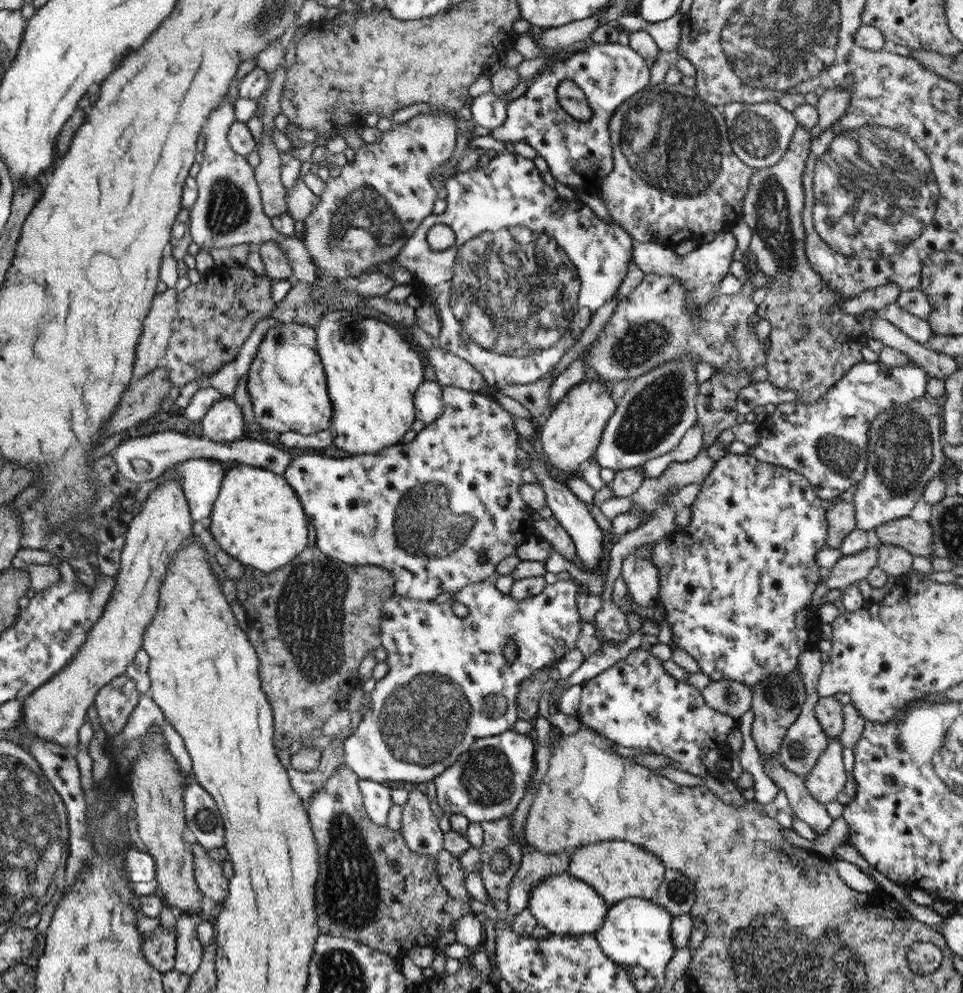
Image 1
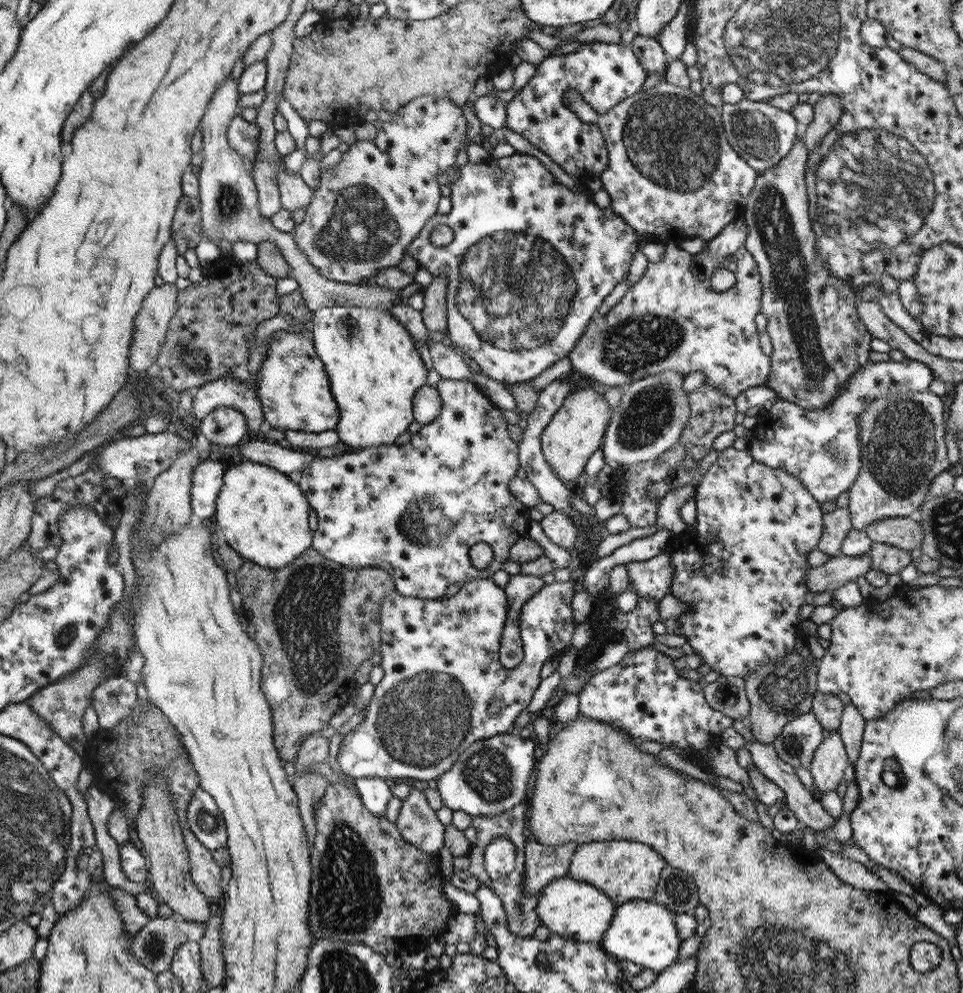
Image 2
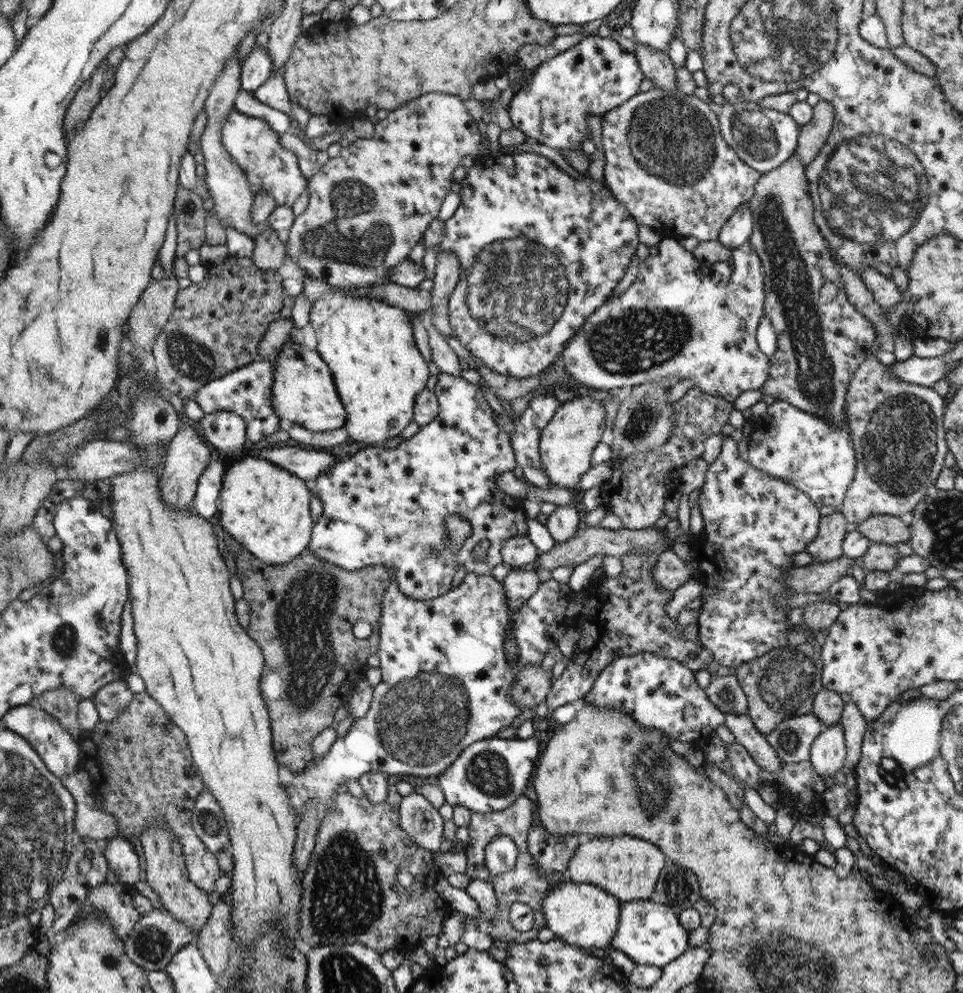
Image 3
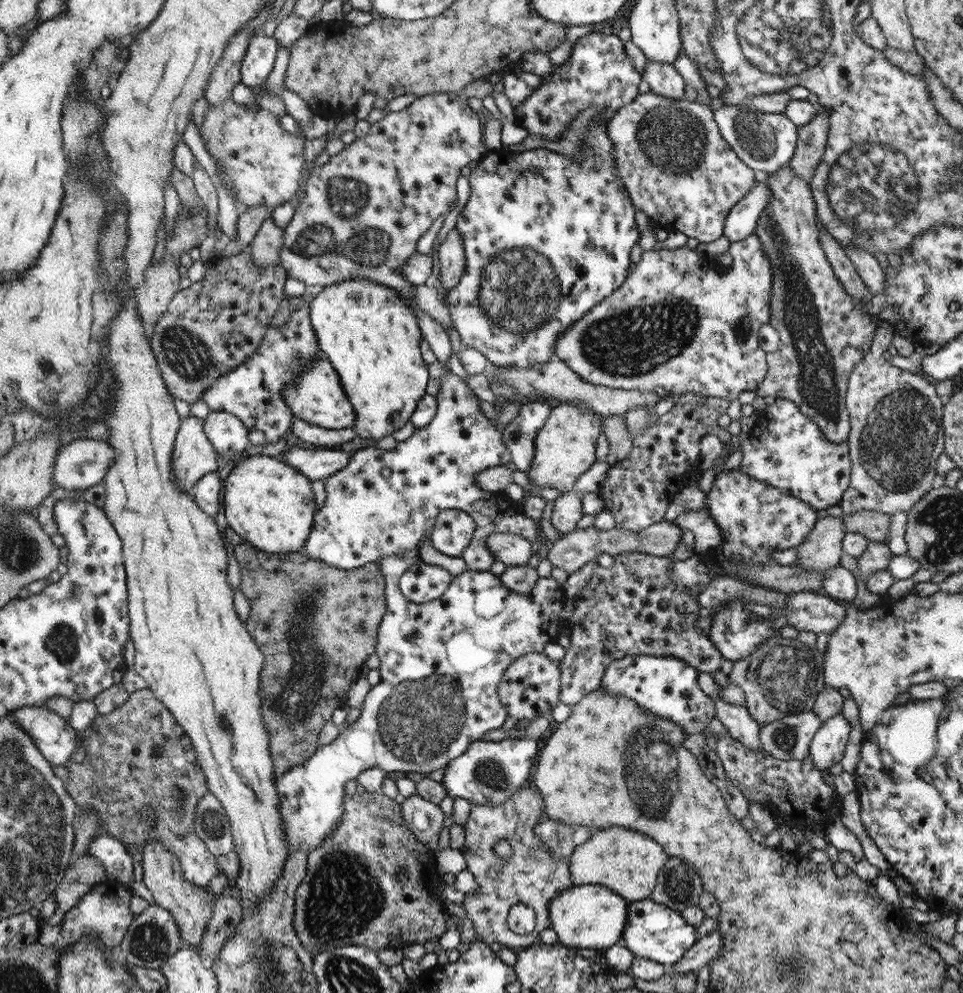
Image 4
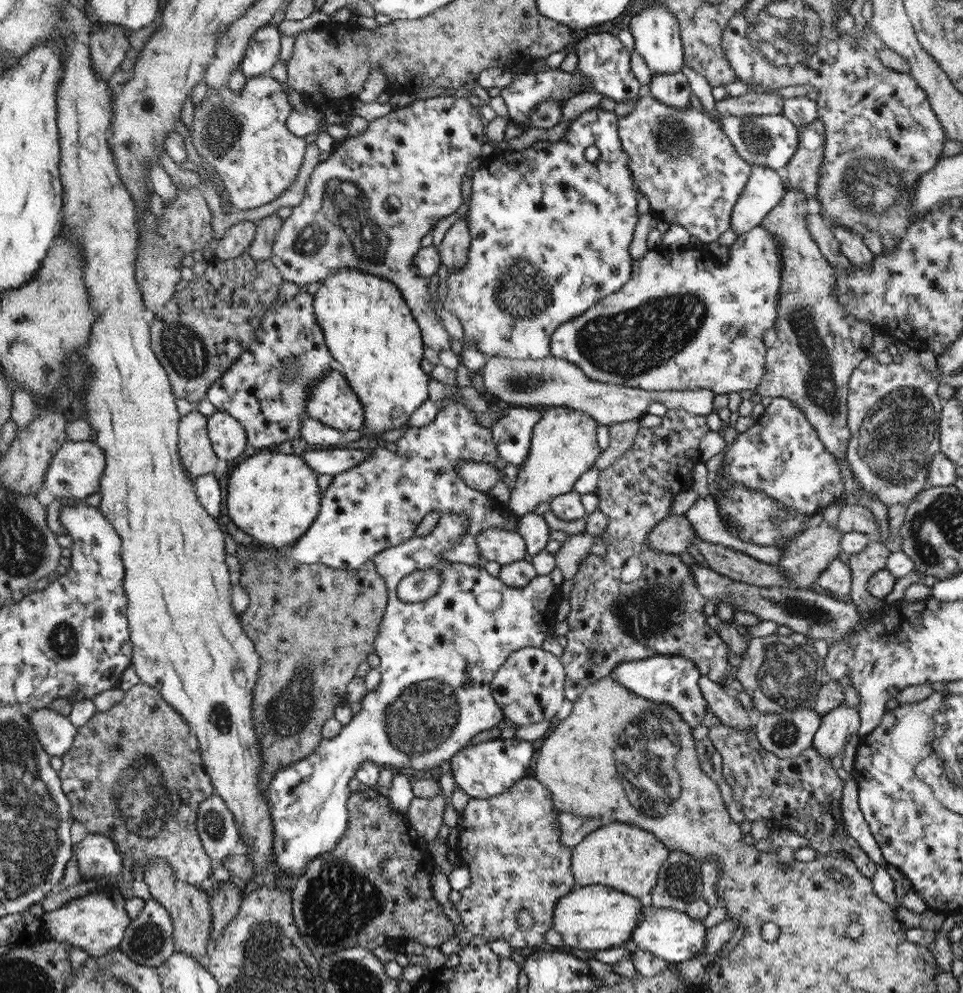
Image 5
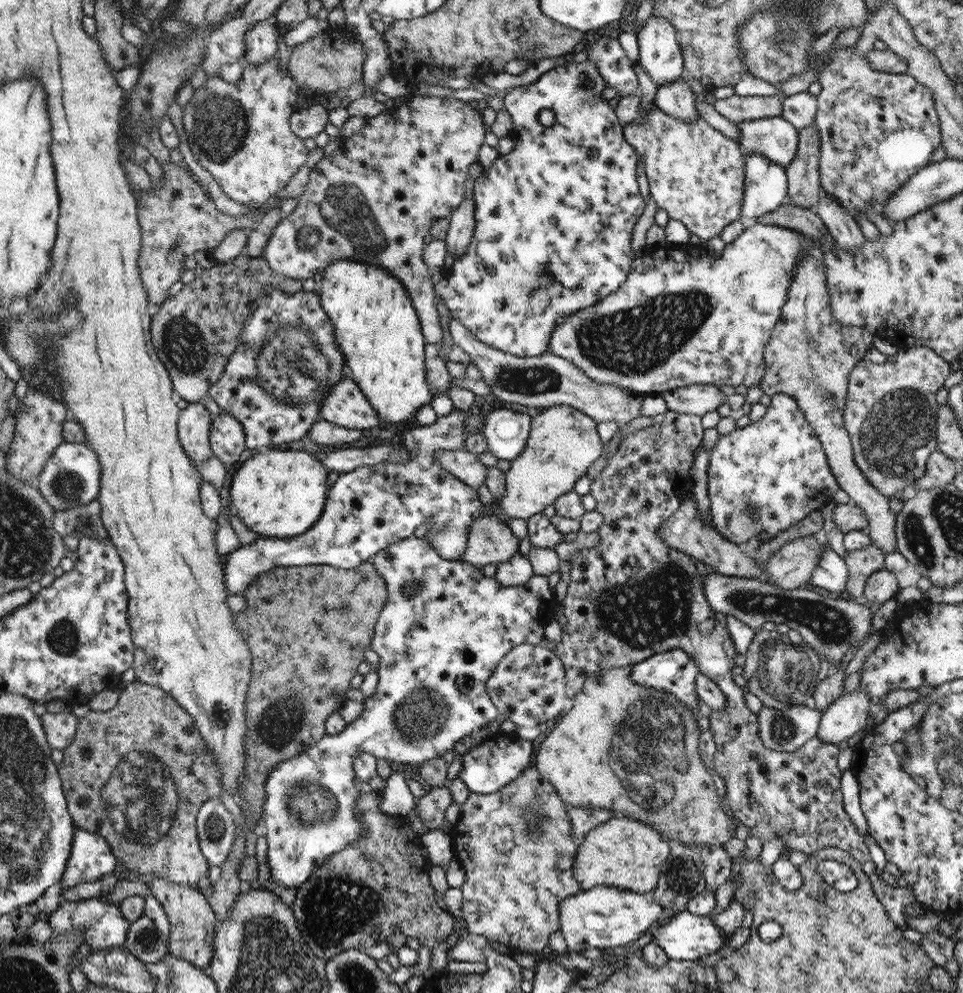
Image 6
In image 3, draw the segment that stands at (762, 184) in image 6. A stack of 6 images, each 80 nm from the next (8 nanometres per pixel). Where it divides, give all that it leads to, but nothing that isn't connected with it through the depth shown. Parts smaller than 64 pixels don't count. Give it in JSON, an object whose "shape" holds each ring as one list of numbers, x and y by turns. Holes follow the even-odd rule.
{"shape":[[744,203,739,210,724,223,722,234,719,241,724,248,731,251,742,246,749,240,753,229,752,215,749,209,749,203]]}

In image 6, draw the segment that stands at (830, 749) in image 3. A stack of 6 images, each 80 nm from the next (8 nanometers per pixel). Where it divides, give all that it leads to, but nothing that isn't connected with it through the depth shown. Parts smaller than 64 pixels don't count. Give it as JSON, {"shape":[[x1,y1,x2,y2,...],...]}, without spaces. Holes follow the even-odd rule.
{"shape":[[861,686,855,692,844,692,826,710,821,711,817,737,822,742,833,744,848,740,866,726,869,704,869,696]]}

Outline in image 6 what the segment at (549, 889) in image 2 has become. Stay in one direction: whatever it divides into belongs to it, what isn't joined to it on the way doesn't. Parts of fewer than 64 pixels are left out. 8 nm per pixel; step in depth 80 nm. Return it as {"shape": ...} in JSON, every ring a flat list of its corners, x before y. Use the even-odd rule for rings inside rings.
{"shape":[[597,886,590,890,584,889,576,896,568,896,568,899,563,901,559,910,559,931,570,951,614,948,640,938,653,922,669,914,664,905,656,903,651,895]]}

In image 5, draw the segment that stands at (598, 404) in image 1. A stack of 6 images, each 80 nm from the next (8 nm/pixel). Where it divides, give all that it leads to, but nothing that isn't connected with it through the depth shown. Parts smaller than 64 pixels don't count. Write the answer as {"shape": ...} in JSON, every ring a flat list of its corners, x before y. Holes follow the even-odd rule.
{"shape":[[566,407,545,408,539,424,532,432,531,450,524,464,518,466,516,481,510,482,508,509,521,517,534,512,540,503,551,503,558,496,573,491,577,480,595,466,601,448,596,444,596,420,578,409]]}

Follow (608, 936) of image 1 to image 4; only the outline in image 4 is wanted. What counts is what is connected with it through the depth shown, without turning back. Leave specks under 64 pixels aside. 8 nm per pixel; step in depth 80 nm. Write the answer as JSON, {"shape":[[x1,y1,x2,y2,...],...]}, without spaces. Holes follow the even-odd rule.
{"shape":[[651,899,632,901,623,932,626,948,635,956,646,958,658,964,675,964,686,952,698,943,698,928,688,924,681,912,656,904]]}

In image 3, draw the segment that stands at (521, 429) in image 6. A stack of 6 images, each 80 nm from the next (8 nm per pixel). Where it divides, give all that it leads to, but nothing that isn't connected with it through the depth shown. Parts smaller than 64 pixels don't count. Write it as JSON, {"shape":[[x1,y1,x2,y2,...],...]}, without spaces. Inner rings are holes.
{"shape":[[536,392,532,401,520,418,514,419,515,429,512,433,512,444,519,460,523,479,541,489,553,486,543,467,539,453,539,440,542,430,555,417,561,405,553,393]]}

